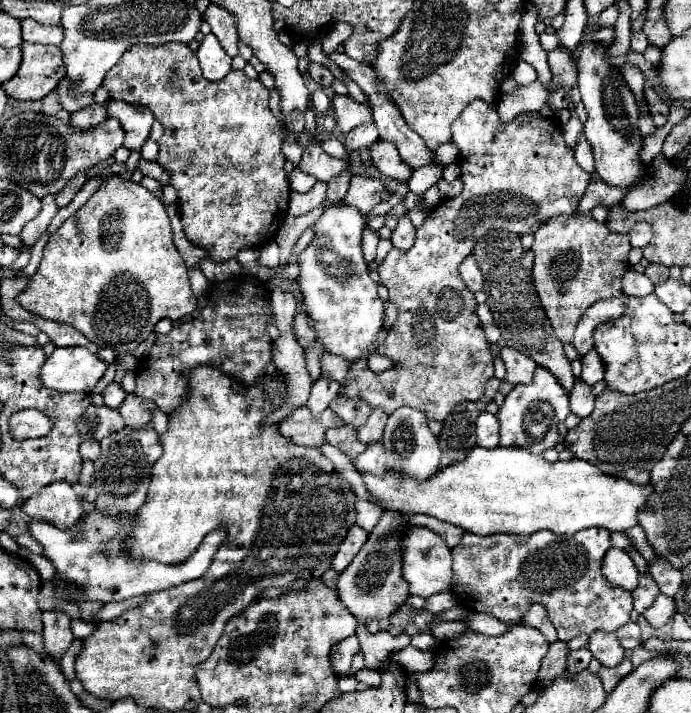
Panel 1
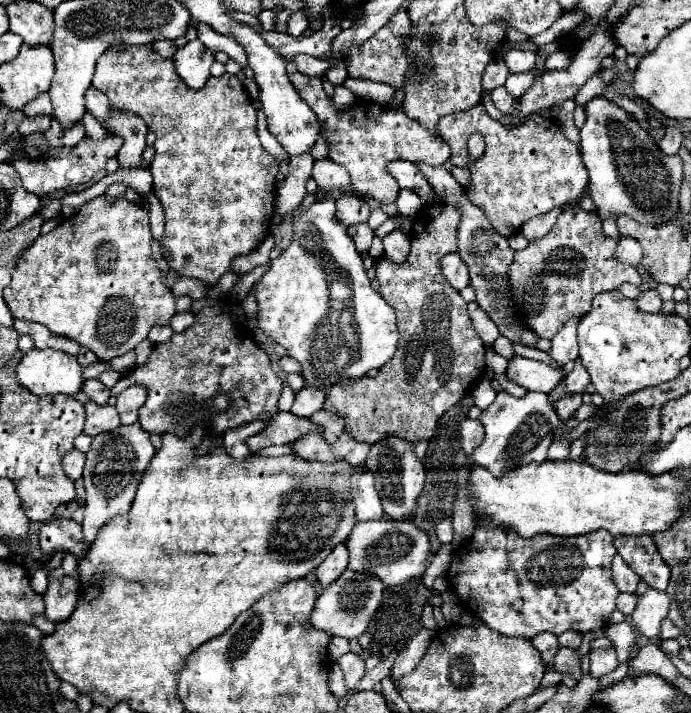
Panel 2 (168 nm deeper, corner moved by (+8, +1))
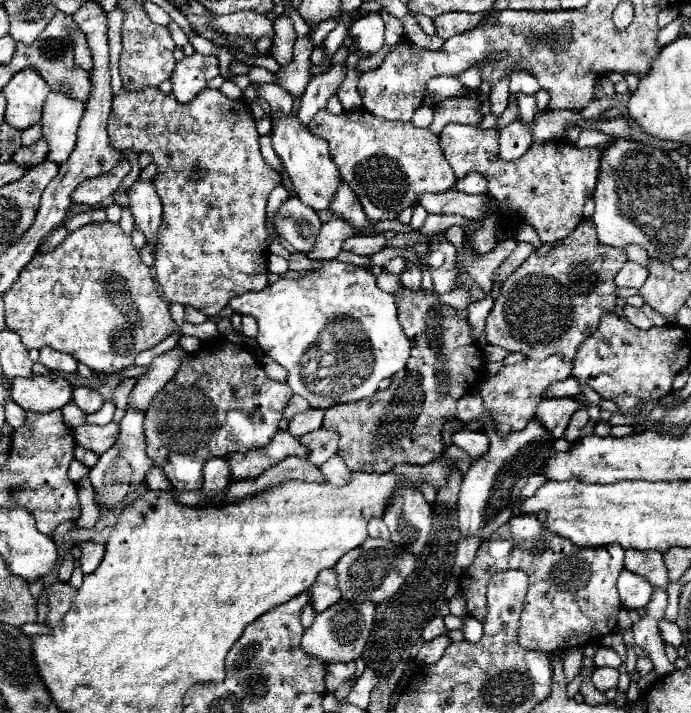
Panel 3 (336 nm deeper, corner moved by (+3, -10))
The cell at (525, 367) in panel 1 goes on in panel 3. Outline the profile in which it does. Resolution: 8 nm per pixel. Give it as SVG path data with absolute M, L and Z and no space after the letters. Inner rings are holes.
M569 376L567 380L561 380L561 382L549 386L549 396L547 396L547 398L565 398L565 396L577 398L581 404L587 406L585 396L583 396L583 392L581 392L581 384L579 384L575 378L571 378L571 376Z

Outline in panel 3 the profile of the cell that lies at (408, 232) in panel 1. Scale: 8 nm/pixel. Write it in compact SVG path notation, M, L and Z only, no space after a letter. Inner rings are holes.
M407 262L407 270L401 274L401 282L407 290L417 292L421 288L421 268L413 268L413 264Z

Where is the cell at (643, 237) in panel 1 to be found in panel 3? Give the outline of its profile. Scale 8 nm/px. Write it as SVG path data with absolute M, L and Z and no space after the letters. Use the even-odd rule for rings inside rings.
M627 262L621 272L615 276L617 286L627 286L627 288L641 288L647 280L647 270L635 262Z

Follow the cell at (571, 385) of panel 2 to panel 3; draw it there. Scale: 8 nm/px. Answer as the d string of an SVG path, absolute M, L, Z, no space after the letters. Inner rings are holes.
M547 398L537 406L537 422L541 426L545 426L545 430L551 432L553 440L559 440L559 438L563 438L569 418L579 408L581 408L581 404L577 404L577 400Z

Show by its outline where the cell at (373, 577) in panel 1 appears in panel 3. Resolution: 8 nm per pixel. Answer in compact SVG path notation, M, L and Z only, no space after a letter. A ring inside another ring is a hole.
M337 602L333 608L321 612L315 616L313 624L305 630L301 648L305 654L311 658L321 660L323 664L333 664L333 662L353 662L361 656L369 632L373 628L373 616L375 616L375 604L347 604L347 602Z

